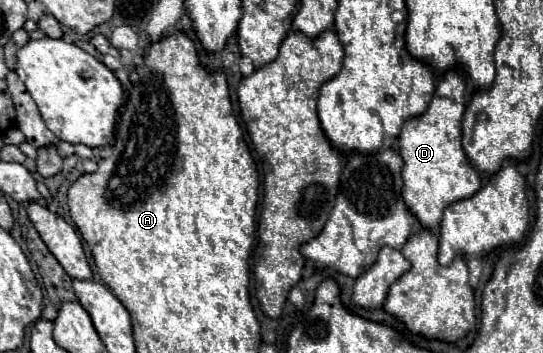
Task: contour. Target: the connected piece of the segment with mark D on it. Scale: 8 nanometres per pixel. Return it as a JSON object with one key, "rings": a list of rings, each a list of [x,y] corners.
{"rings":[[[447,71],[437,83],[429,109],[421,117],[409,119],[399,135],[399,155],[403,159],[401,195],[407,211],[417,217],[421,229],[439,229],[445,207],[473,197],[483,185],[479,173],[469,165],[461,147],[461,117],[467,103],[465,83],[467,79],[461,71]]]}

